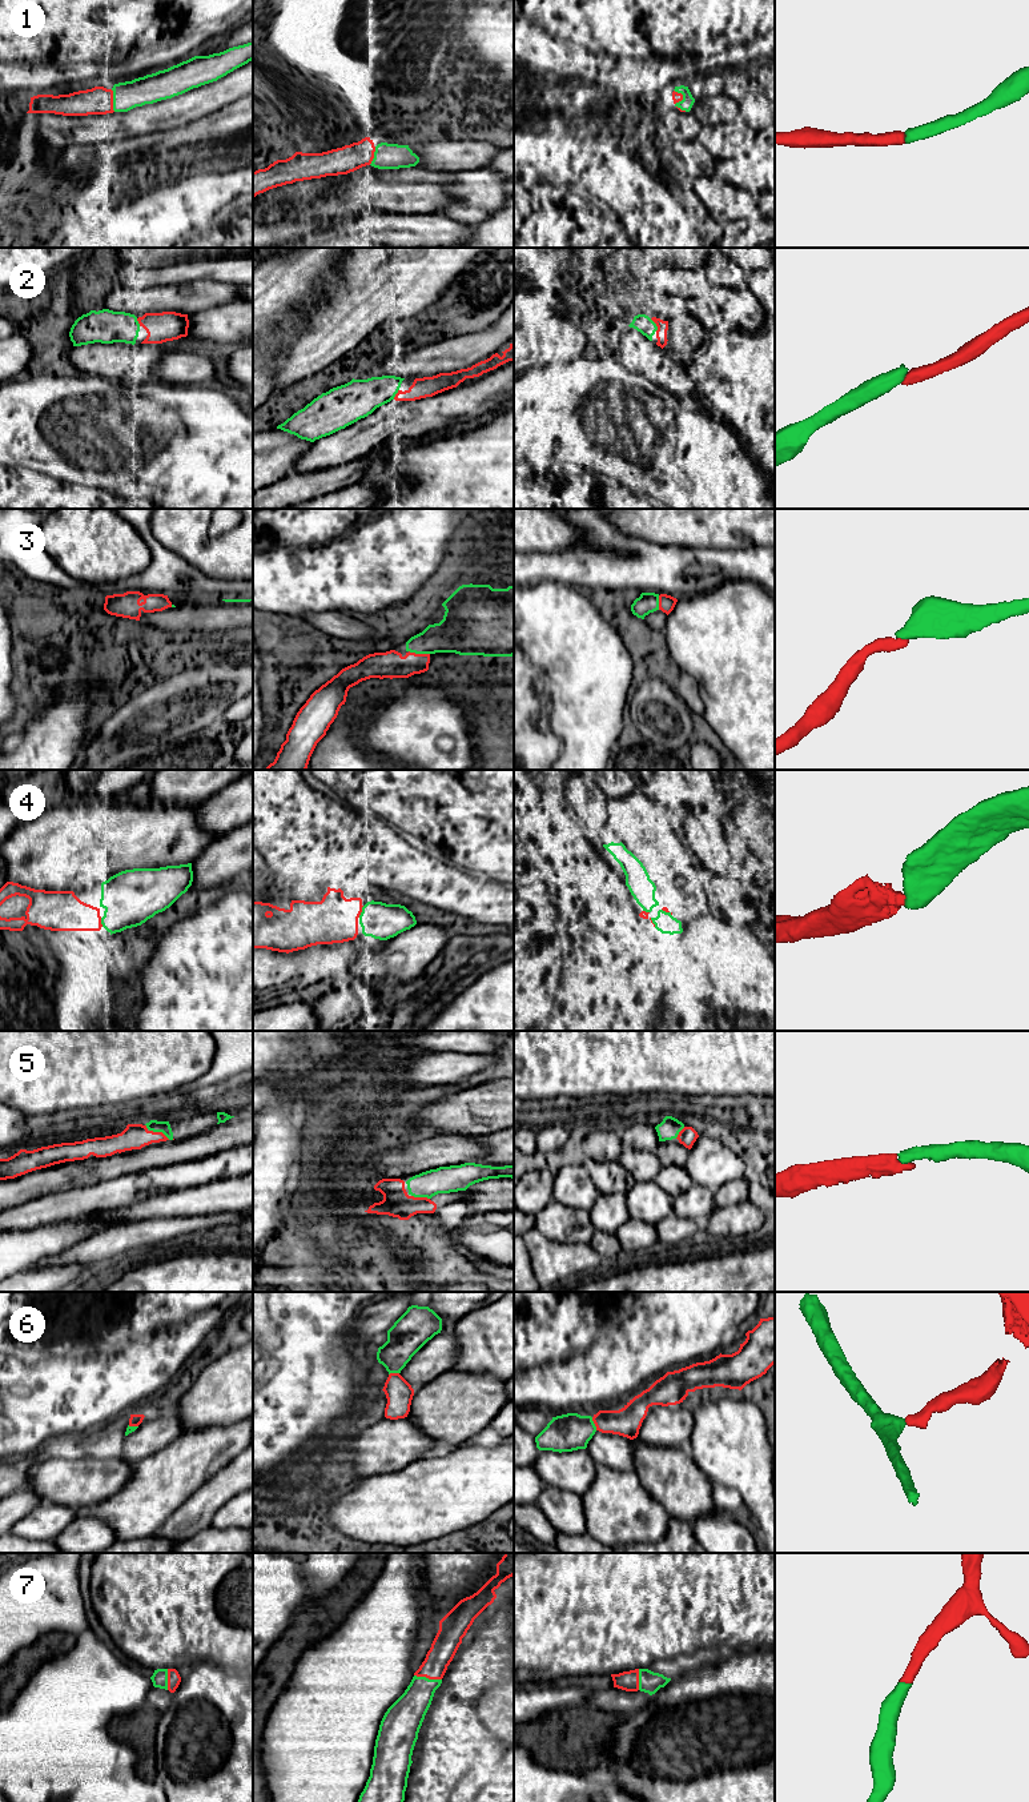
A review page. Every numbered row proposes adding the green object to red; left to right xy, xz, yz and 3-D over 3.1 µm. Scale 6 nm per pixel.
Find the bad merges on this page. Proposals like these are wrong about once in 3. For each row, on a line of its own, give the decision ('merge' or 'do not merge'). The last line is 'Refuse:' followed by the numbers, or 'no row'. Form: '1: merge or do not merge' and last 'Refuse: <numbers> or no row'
1: merge
2: merge
3: merge
4: merge
5: merge
6: do not merge
7: merge
Refuse: 6

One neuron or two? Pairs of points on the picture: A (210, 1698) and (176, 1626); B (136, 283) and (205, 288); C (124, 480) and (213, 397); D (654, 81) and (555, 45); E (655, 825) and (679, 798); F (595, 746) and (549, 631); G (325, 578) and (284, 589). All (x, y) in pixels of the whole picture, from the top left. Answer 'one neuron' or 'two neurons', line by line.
A: two neurons
B: two neurons
C: one neuron
D: one neuron
E: two neurons
F: one neuron
G: one neuron

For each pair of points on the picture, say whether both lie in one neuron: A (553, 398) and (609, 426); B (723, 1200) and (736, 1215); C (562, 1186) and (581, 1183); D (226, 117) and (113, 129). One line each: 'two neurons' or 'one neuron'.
A: one neuron
B: two neurons
C: one neuron
D: two neurons

